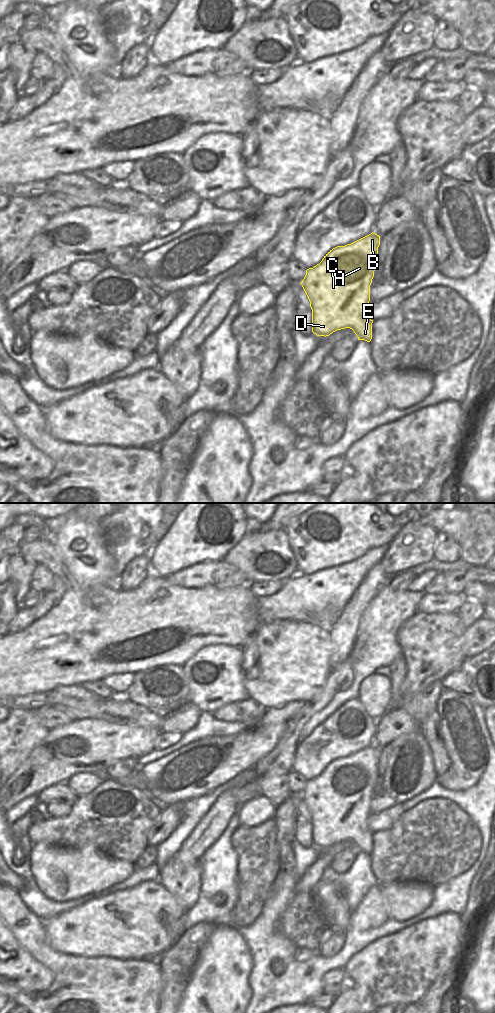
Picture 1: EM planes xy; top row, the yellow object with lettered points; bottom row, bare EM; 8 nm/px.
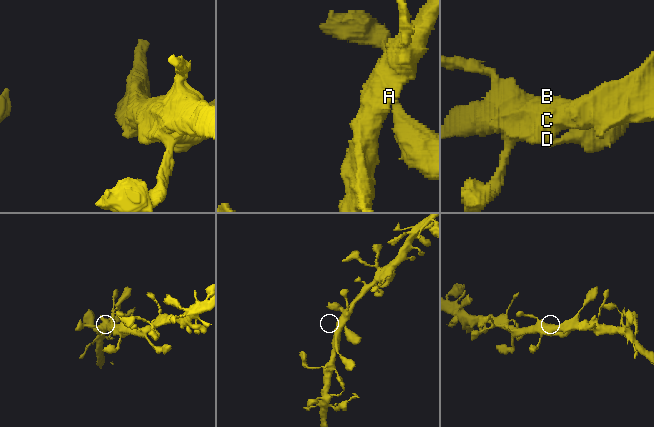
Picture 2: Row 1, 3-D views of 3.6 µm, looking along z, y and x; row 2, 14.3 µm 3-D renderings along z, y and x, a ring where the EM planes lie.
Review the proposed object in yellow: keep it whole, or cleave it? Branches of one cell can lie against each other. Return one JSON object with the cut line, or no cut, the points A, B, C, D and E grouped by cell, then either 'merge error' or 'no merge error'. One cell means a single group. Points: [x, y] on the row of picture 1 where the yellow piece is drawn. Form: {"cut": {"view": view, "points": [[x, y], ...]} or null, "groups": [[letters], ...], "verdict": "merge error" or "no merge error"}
{"cut": null, "groups": [["A", "B", "C", "D", "E"]], "verdict": "no merge error"}

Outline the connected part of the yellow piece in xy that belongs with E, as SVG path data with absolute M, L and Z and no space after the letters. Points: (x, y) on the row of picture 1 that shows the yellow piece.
M371 233L351 244L330 250L322 261L306 270L300 283L312 309L312 332L317 336L329 336L345 328L354 331L358 340L370 342L372 323L366 311L370 301L370 285L378 263L380 236Z

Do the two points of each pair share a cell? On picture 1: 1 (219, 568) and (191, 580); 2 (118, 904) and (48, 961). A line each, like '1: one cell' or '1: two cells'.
1: one cell
2: two cells

